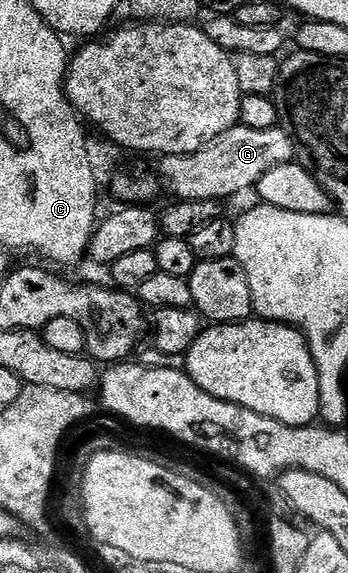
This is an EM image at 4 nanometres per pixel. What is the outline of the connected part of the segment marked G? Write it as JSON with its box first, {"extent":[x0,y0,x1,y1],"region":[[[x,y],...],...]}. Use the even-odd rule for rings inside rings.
{"extent":[164,126,298,201],"region":[[[237,126],[222,134],[214,144],[208,144],[189,156],[169,156],[164,176],[172,187],[176,200],[227,201],[227,196],[255,189],[256,183],[270,170],[297,159],[298,149],[287,127],[277,126],[268,130],[254,130]]]}

